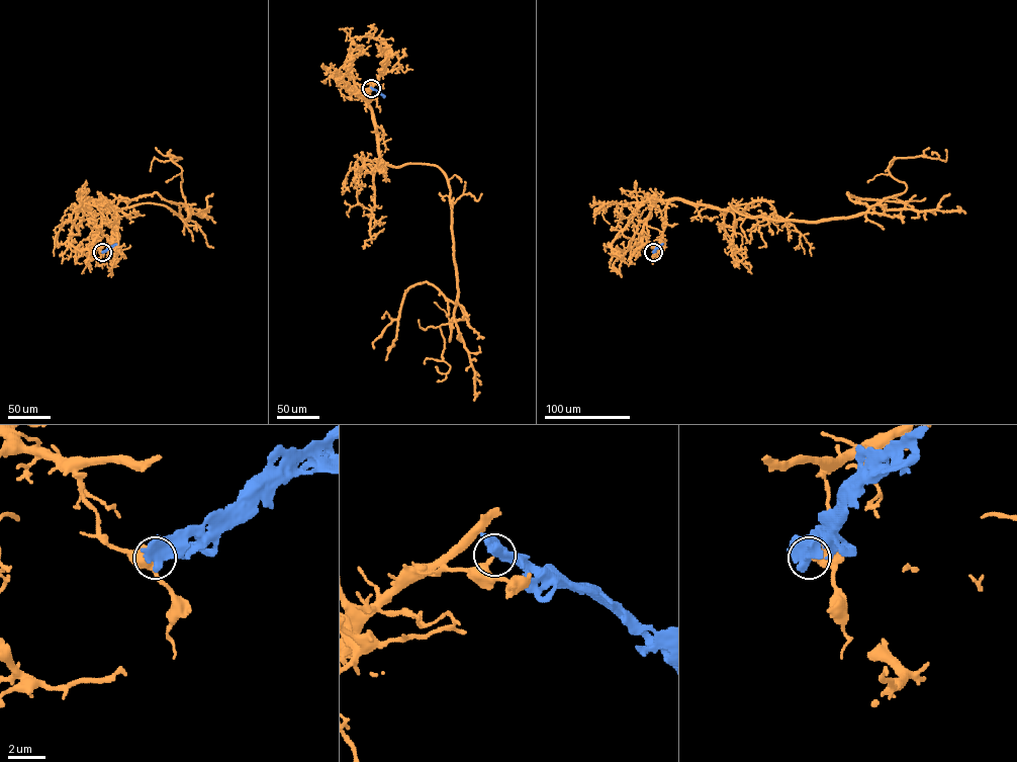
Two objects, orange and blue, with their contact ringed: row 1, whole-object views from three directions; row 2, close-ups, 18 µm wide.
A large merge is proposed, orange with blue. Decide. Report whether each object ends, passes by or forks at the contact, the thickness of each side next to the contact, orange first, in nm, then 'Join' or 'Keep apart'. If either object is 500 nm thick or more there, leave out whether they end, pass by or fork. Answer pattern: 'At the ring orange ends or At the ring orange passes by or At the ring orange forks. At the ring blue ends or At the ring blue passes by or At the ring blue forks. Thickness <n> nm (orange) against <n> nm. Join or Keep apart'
Thickness 360 nm (orange) against 750 nm. Keep apart

